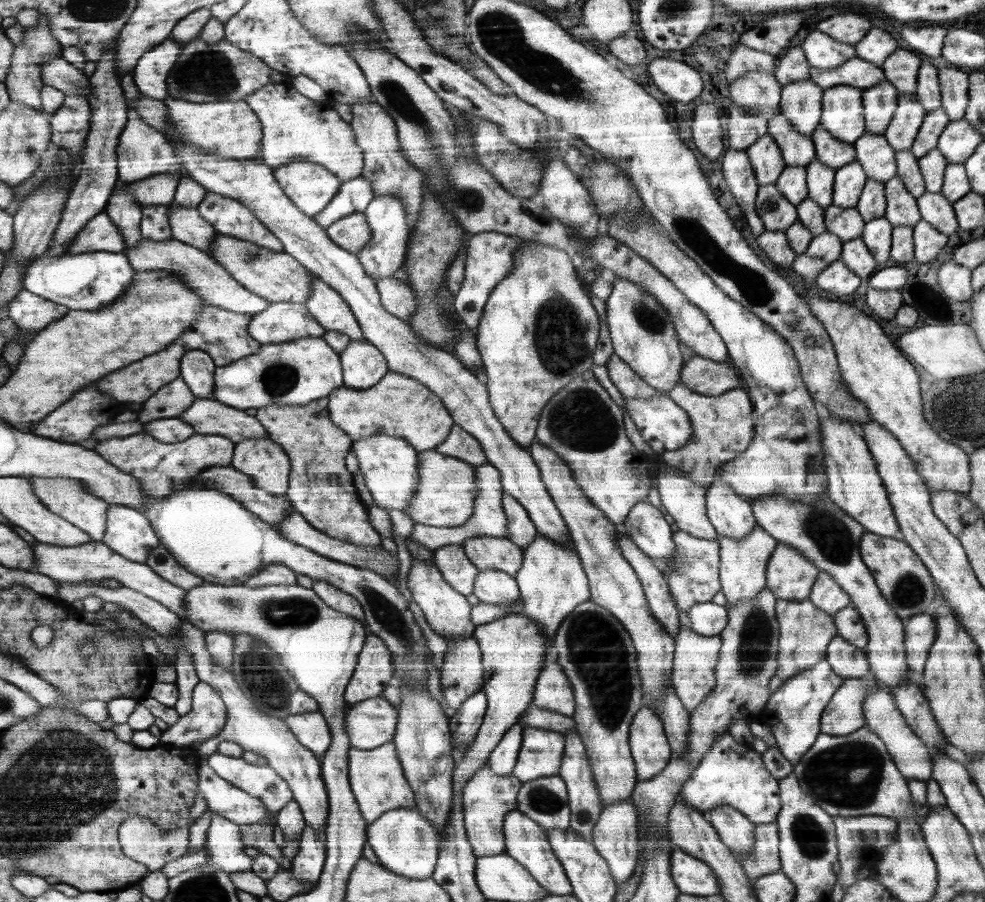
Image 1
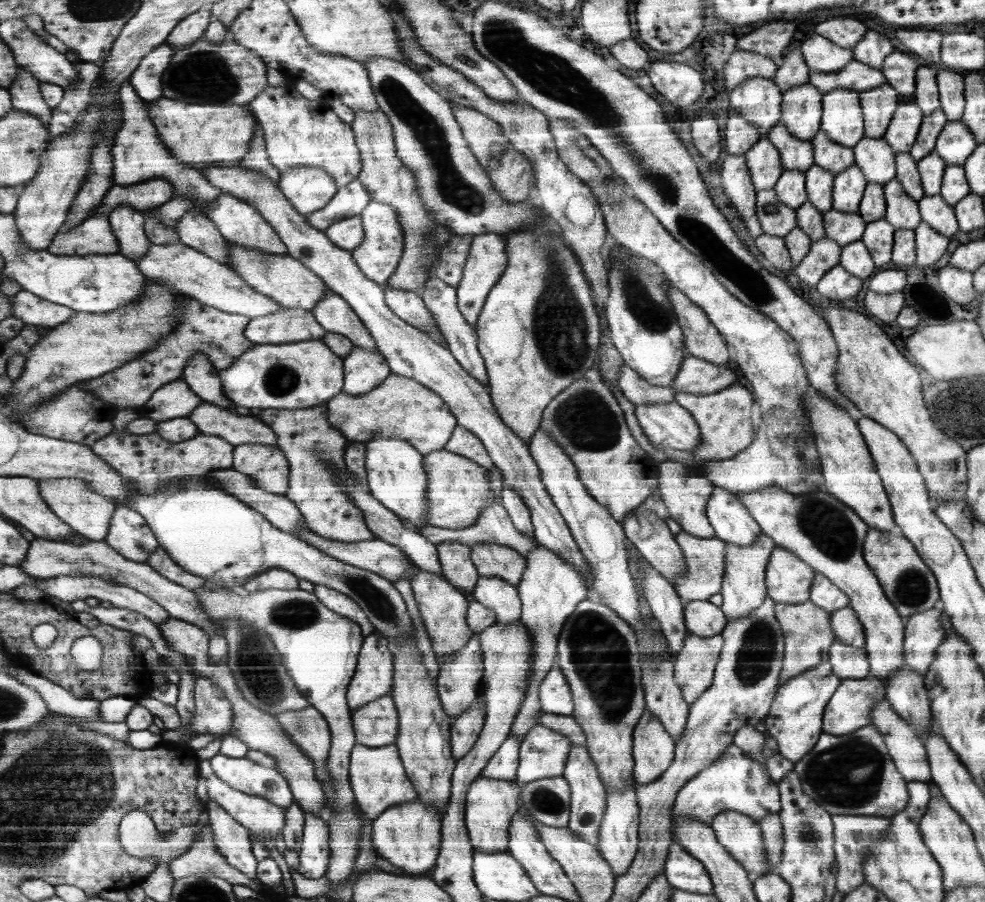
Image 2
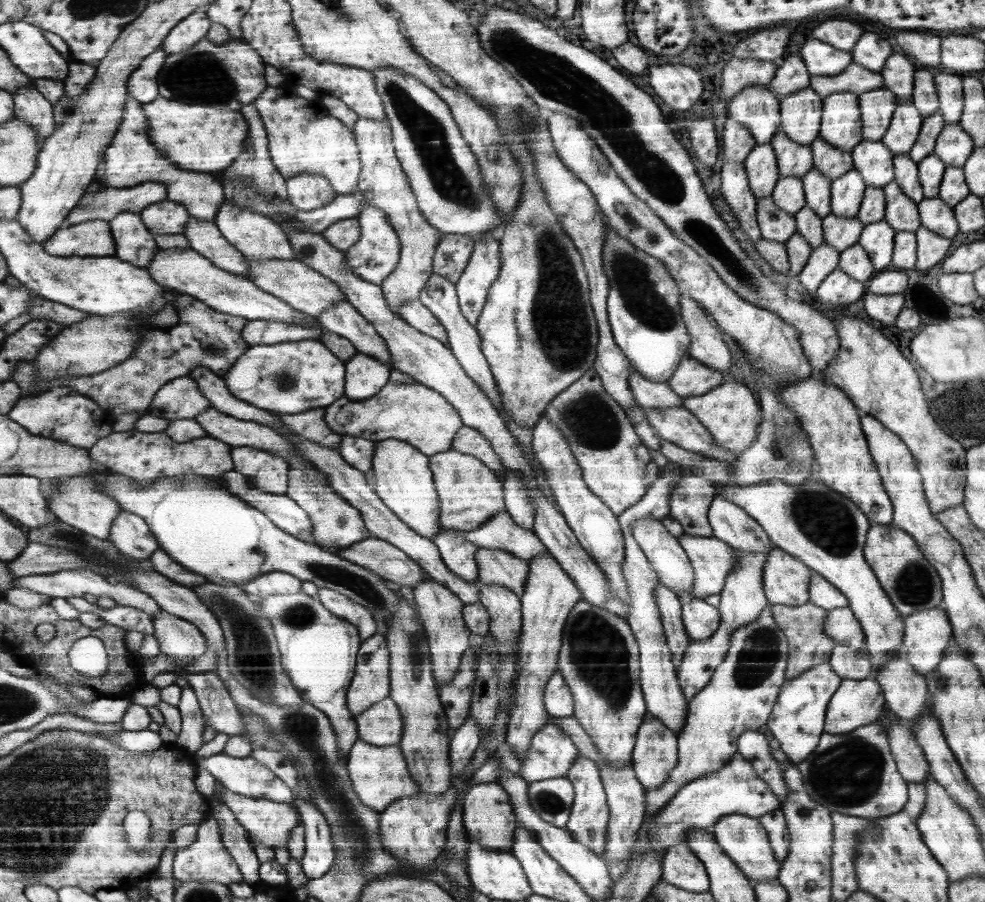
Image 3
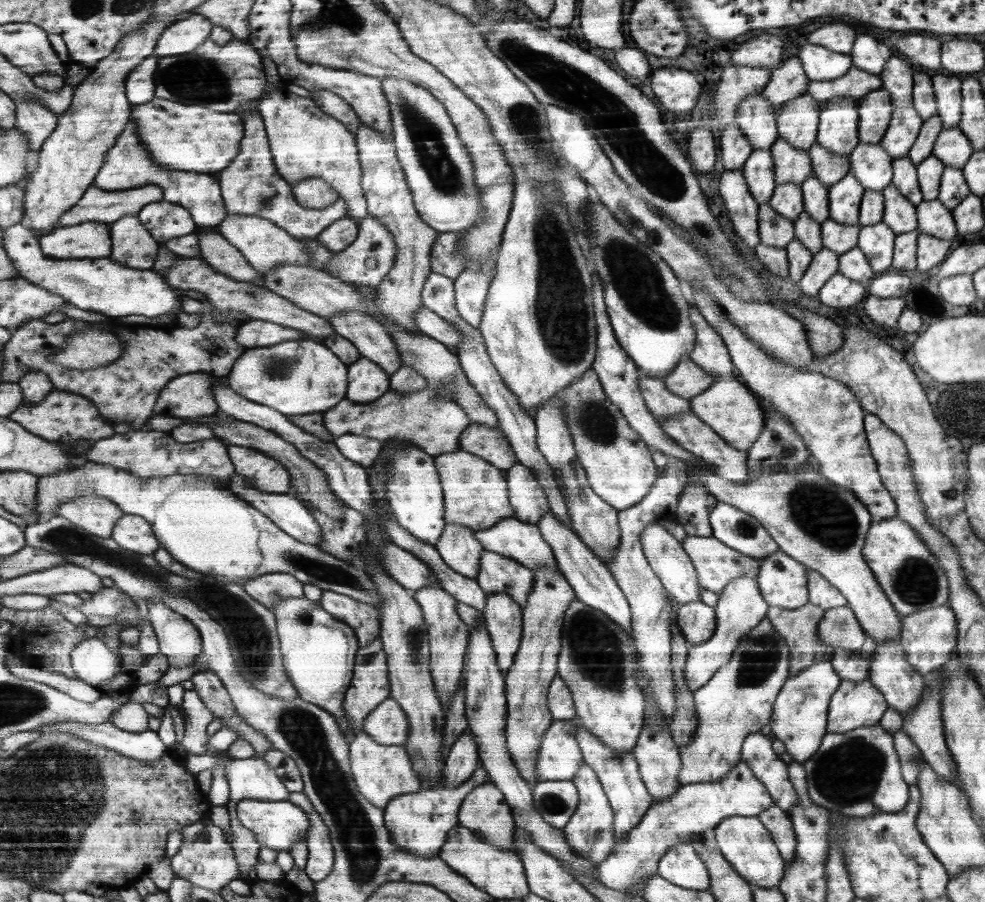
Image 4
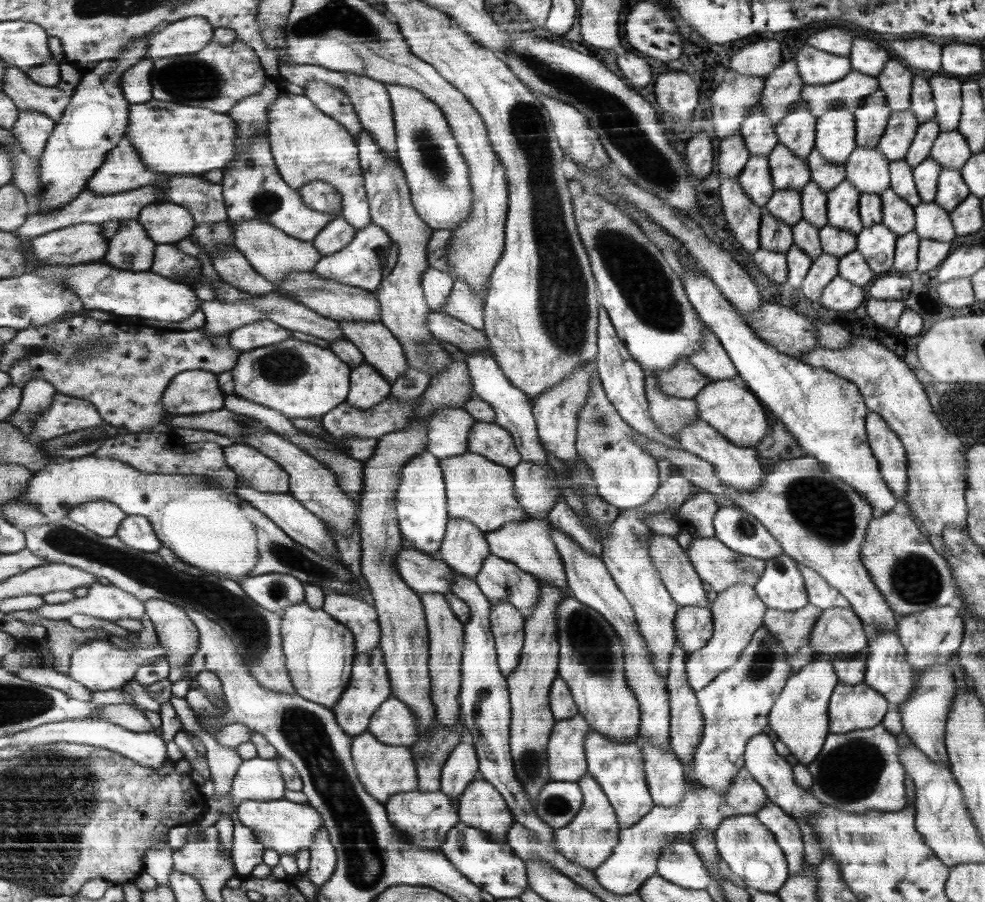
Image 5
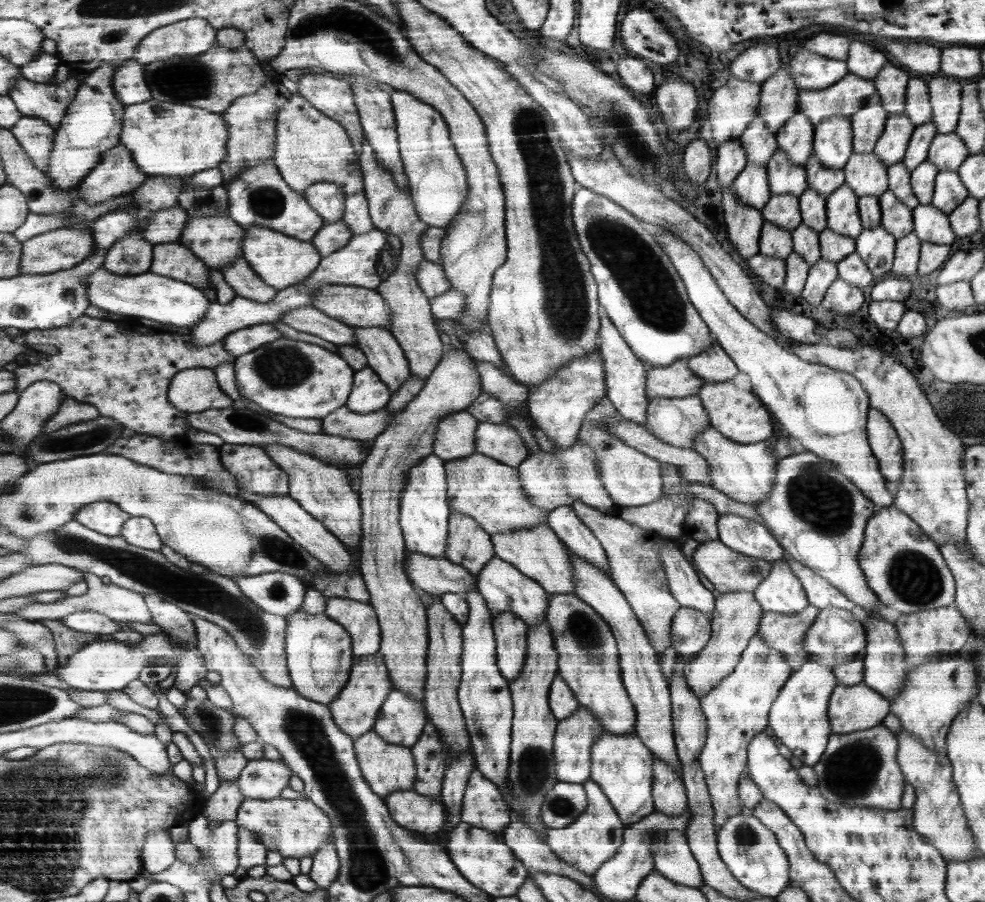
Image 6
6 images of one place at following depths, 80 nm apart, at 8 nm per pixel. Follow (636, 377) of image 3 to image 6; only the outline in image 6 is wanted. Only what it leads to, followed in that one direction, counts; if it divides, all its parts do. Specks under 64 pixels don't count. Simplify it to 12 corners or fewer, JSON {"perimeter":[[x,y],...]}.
{"perimeter":[[699,394],[649,400],[646,428],[675,447],[694,449],[712,428]]}

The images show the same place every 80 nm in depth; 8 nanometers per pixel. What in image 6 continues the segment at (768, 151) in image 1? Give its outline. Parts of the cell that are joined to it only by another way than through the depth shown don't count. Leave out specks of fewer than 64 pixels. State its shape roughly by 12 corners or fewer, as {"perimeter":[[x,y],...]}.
{"perimeter":[[747,163],[731,189],[764,209],[772,197],[767,168]]}

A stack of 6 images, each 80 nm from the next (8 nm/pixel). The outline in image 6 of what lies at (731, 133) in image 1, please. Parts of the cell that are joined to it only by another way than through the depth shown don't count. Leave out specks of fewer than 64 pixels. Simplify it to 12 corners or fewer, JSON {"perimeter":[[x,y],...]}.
{"perimeter":[[740,139],[720,144],[714,171],[731,186],[747,163]]}

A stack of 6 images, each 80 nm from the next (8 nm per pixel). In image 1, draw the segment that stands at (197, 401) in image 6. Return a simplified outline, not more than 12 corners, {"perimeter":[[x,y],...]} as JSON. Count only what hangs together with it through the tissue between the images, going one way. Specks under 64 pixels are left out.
{"perimeter":[[176,377],[142,404],[138,420],[178,416],[196,398]]}

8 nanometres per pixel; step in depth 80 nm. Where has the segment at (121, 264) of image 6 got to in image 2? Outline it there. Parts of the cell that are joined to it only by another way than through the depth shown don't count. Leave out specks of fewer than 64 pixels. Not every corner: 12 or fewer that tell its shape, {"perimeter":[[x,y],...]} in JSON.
{"perimeter":[[121,204],[107,217],[120,253],[148,254],[143,211]]}

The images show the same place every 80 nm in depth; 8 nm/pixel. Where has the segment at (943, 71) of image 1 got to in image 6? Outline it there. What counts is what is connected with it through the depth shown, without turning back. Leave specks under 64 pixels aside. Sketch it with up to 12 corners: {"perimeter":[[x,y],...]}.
{"perimeter":[[958,80],[928,85],[937,134],[954,133],[961,113]]}

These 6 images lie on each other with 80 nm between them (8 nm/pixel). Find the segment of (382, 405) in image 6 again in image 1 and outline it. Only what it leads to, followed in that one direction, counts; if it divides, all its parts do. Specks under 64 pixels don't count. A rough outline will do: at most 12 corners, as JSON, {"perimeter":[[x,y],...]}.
{"perimeter":[[351,340],[339,356],[343,385],[371,389],[390,372],[386,356]]}

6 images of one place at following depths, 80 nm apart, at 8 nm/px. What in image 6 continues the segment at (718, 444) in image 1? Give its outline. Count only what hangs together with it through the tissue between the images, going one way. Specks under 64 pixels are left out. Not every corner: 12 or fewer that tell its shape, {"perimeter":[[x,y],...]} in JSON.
{"perimeter":[[730,381],[698,392],[711,426],[734,442],[770,440],[770,412]]}

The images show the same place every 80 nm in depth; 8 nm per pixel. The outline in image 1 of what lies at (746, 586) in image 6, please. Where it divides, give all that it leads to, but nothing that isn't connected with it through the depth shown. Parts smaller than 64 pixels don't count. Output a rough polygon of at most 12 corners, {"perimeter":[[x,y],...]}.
{"perimeter":[[673,533],[659,564],[685,616],[722,589],[719,542]]}

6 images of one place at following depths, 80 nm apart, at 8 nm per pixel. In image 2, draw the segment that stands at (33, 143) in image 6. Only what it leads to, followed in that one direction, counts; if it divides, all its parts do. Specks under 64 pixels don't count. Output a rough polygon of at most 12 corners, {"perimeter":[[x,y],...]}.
{"perimeter":[[19,67],[7,89],[16,110],[37,116],[45,127],[53,110],[39,79]]}

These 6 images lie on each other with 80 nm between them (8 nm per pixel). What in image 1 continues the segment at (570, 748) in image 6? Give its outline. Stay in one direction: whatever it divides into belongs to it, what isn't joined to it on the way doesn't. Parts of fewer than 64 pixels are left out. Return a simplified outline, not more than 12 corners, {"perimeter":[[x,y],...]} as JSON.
{"perimeter":[[523,727],[512,775],[522,783],[557,775],[564,734]]}

